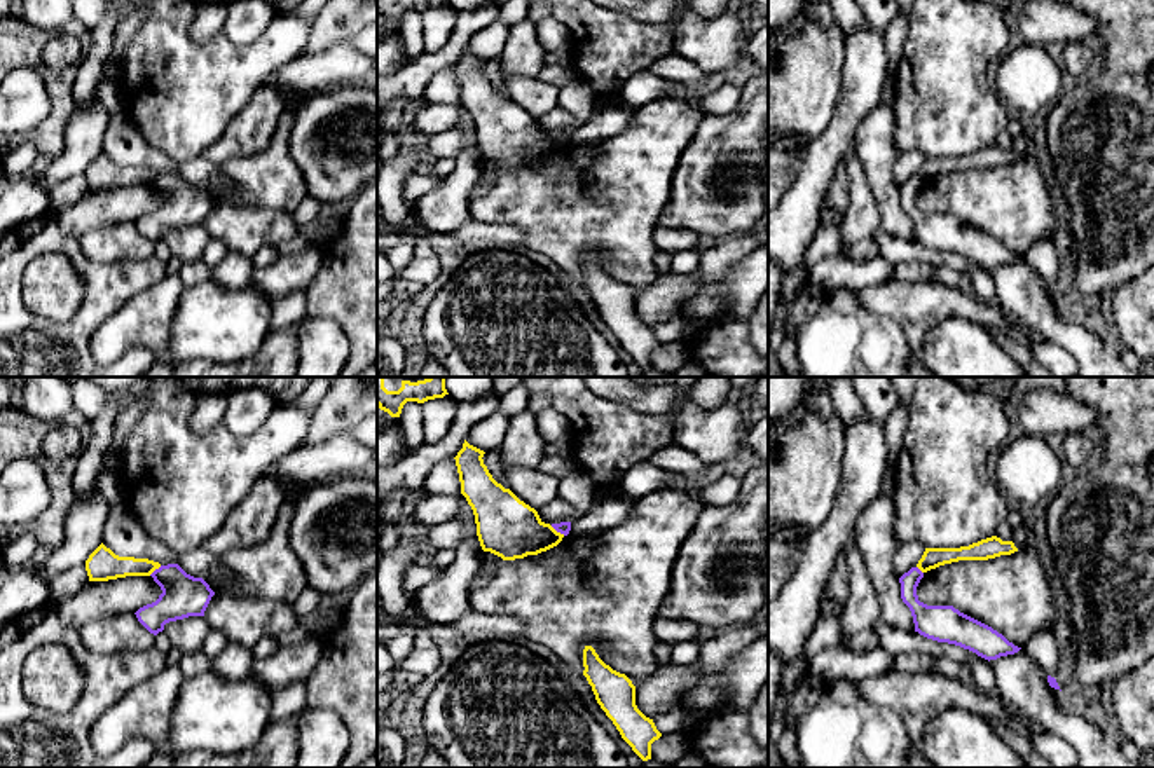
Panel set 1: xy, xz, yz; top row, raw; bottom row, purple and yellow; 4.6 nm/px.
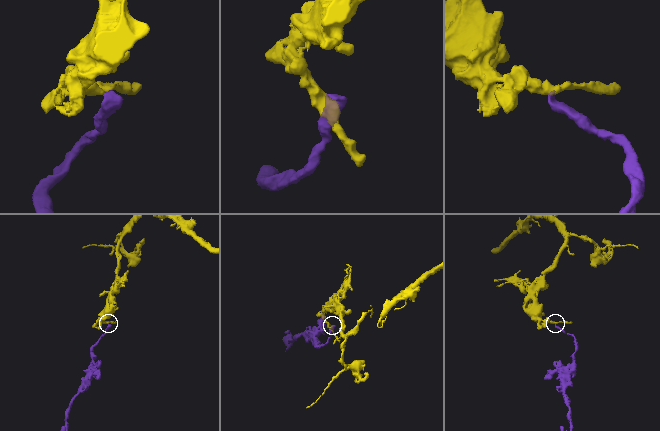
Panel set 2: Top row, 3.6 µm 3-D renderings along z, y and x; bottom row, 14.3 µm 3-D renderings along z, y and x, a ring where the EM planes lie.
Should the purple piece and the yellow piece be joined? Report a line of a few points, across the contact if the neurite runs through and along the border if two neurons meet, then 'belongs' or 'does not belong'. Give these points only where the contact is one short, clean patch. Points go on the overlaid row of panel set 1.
xz (550, 526), (564, 534) | does not belong

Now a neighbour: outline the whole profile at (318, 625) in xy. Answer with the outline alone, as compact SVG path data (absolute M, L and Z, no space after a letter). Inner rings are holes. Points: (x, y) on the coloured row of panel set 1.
M335 607L330 613L316 613L311 618L300 620L290 634L274 635L279 646L293 646L309 637L323 639L328 632L337 628L342 620L342 609Z

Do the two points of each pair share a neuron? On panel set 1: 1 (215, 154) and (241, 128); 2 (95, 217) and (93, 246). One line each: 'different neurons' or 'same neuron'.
1: same neuron
2: different neurons

